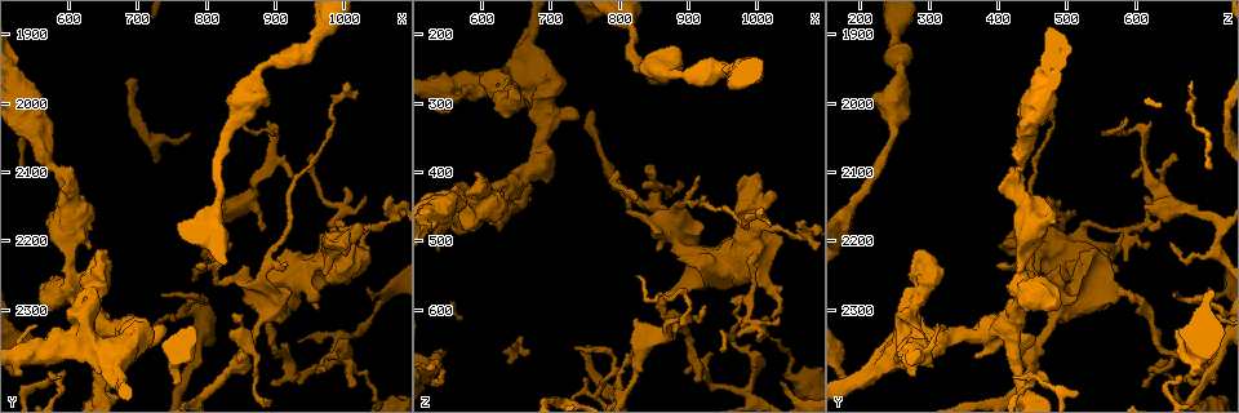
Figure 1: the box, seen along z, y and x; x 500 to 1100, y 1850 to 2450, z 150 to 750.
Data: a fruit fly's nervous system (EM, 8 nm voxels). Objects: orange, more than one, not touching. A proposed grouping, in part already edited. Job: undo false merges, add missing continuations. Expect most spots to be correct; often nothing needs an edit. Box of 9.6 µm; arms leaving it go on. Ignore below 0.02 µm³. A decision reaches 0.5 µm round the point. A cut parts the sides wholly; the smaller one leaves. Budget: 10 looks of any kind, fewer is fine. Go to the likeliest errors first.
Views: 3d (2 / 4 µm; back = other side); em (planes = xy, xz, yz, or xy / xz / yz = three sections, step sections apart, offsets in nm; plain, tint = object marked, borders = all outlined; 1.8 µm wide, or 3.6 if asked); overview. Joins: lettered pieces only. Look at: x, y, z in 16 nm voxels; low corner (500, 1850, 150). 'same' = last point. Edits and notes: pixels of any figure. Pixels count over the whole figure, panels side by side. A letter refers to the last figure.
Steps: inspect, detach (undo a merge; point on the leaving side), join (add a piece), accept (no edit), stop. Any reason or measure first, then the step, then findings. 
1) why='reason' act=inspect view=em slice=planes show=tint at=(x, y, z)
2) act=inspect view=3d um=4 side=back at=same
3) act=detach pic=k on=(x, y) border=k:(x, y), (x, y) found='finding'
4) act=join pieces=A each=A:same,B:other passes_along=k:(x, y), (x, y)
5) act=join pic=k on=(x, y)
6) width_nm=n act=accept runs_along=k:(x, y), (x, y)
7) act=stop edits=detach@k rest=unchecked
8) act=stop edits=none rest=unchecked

why='stops while still wide' act=inspect view=3d um=2 at=(540, 2335, 655)

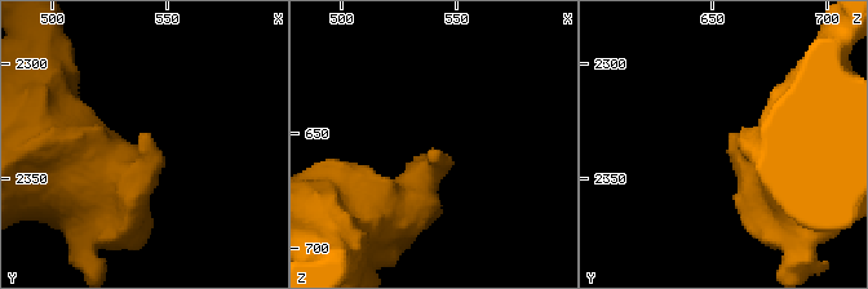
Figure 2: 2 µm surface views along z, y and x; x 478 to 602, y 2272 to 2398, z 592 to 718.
act=inspect view=em slice=planes show=borders at=(542, 2330, 658)

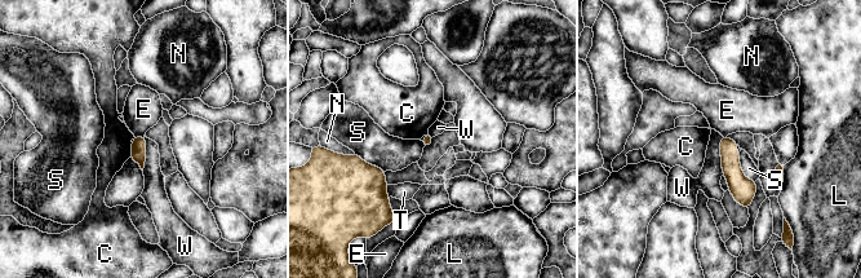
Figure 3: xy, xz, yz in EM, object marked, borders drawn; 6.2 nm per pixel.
act=accept each=C:other,E:other,L:other,N:other,S:other,T:other,W:other border=3:(143, 135), (134, 137) found='none of them fits'

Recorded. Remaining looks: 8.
why='branch stops here' act=inspect view=em slice=yz step=4 show=tint at=(1035, 2265, 705)

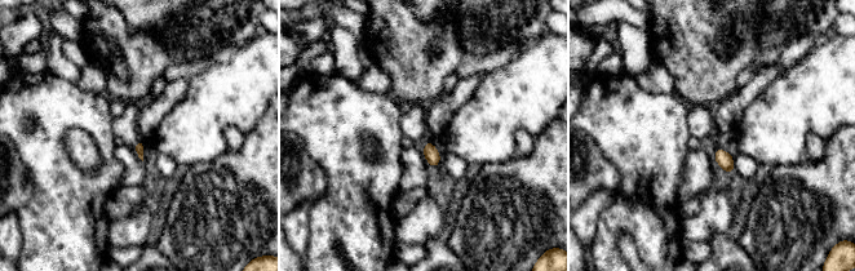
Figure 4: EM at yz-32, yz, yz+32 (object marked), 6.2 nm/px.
why='cut it another way' act=inspect view=em slice=planes show=tint at=same

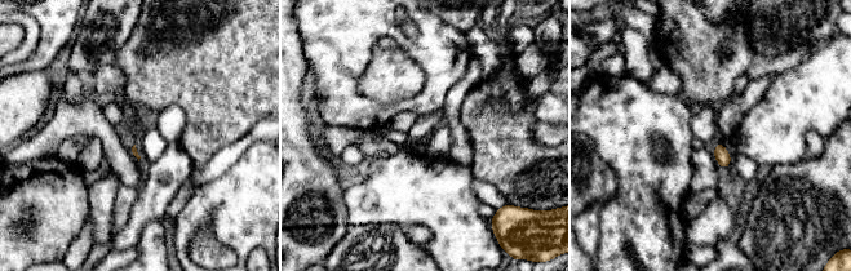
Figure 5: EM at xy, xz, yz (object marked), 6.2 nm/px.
act=inspect view=em slice=planes show=borders at=same

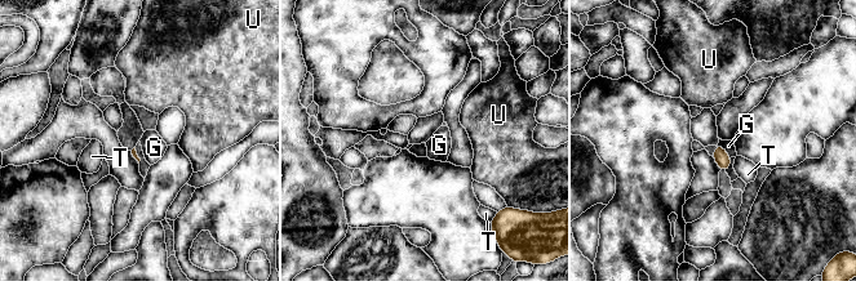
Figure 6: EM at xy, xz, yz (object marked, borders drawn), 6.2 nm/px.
act=accept each=G:other,T:other,U:other border=6:(718, 143), (730, 157) found='none of them fits'

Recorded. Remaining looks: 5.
why='arms part here' act=inspect view=em slice=xz step=8 show=borders at=(650, 2340, 425)

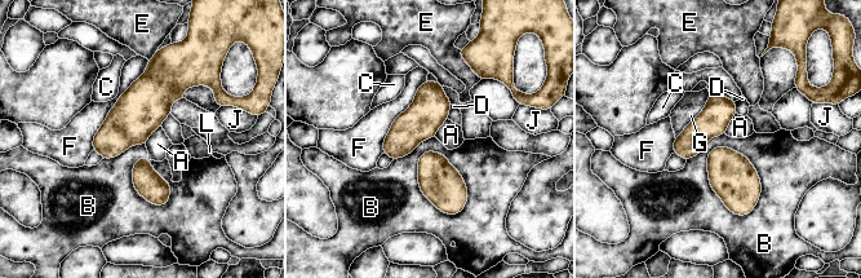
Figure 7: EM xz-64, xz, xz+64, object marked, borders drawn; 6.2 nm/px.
why='another direction' act=inspect view=em slice=planes show=borders at=same

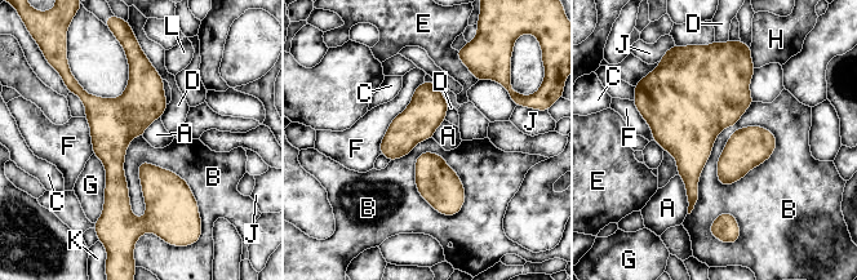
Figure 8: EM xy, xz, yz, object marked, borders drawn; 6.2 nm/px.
width_nm=240 act=accept each=A:other,B:other,C:other,D:other,E:other,F:other,G:other,H:other,J:other,K:other,L:other border=8:(133, 137), (199, 208) found='one neuron here'

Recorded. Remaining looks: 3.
why='thin arm on a thick one' act=inspect view=3d um=4 at=(915, 2280, 550)

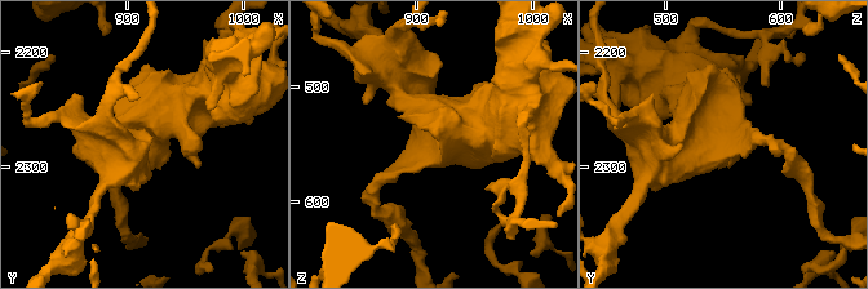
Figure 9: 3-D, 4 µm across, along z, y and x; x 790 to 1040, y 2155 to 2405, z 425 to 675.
arms=3 arm_widths_nm=190,400,500 act=inspect view=em slice=planes show=borders at=(910, 2284, 546)

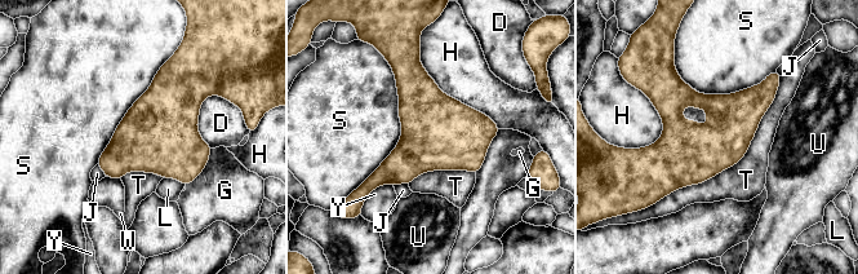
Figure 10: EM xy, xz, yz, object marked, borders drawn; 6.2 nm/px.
act=accept each=D:other,G:other,H:other,J:other,L:other,S:other,T:other,U:other,W:other,Y:other border=10:(387, 61), (400, 140), (356, 189) found='all the same neuron'

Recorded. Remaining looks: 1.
act=stop edits=none rest=unchecked

